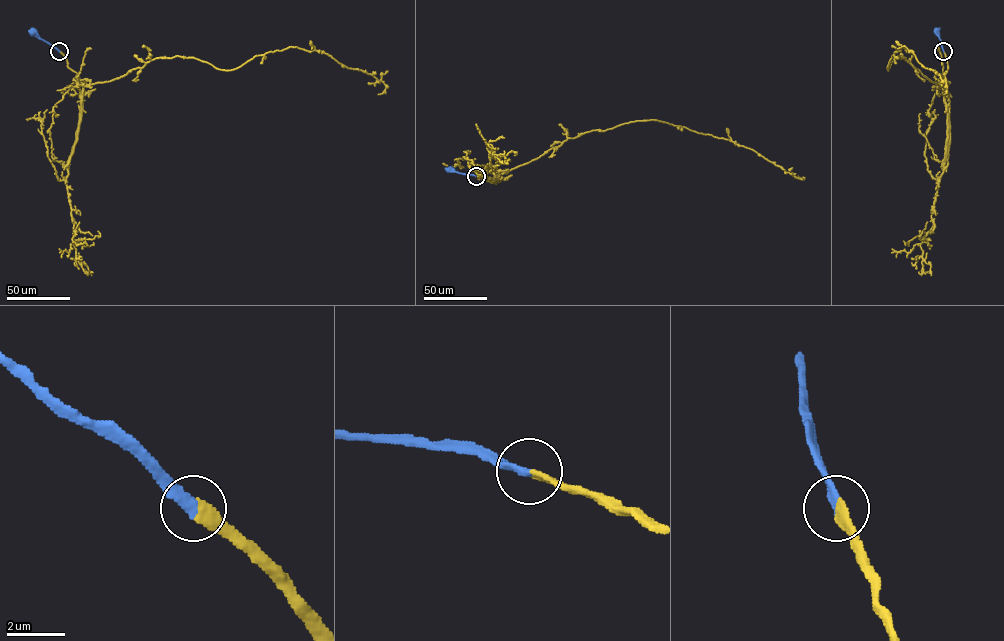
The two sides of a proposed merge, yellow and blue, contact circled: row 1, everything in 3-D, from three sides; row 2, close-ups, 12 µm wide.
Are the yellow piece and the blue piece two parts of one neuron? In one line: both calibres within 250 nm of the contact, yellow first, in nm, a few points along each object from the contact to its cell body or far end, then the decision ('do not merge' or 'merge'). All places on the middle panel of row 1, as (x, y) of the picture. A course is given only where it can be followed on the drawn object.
340 nm thick on the yellow side, 360 nm on the other; yellow runs (475, 176), (489, 180), (537, 159), (568, 138), (593, 130), (657, 120), (735, 141), (802, 179), (794, 176); blue runs (475, 176), (448, 168); merge

